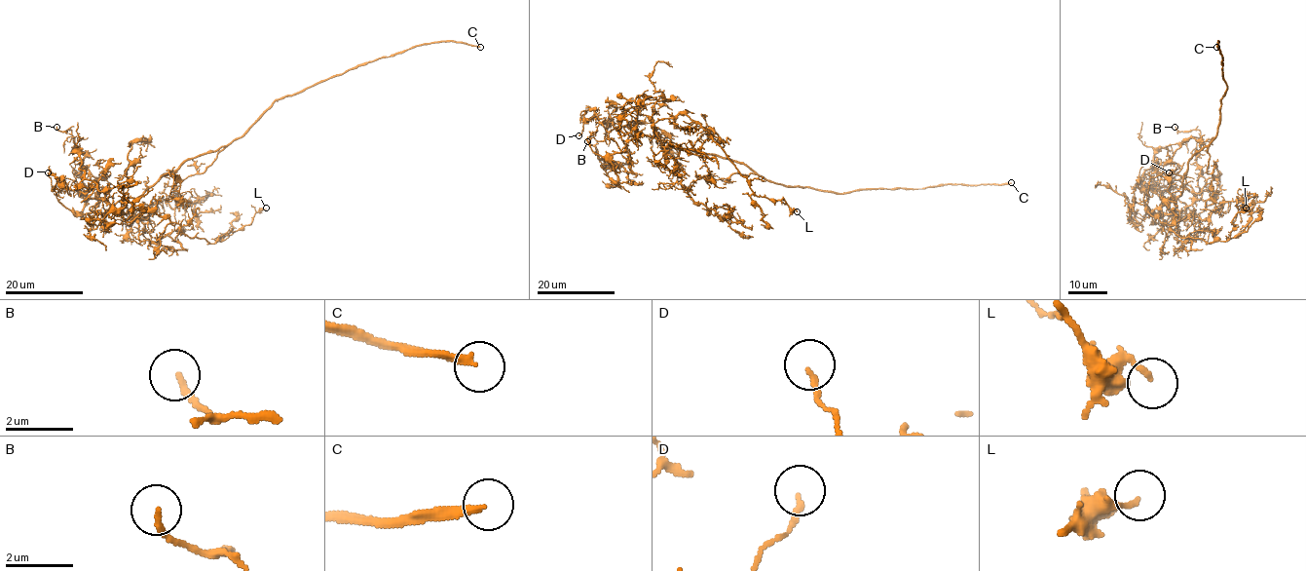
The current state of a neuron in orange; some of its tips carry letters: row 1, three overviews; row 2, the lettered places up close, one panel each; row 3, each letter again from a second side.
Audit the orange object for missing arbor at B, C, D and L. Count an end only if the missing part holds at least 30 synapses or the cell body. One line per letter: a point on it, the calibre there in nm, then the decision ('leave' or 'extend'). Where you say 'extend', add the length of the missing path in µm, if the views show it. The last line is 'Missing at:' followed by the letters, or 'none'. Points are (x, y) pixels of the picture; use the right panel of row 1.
B: at (1175, 127); 180 nm thick; leave
C: at (1216, 47); 220 nm thick; extend; about 140 µm are missing
D: at (1169, 172); 170 nm thick; leave
L: at (1246, 208); 140 nm thick; leave
Missing at: C

